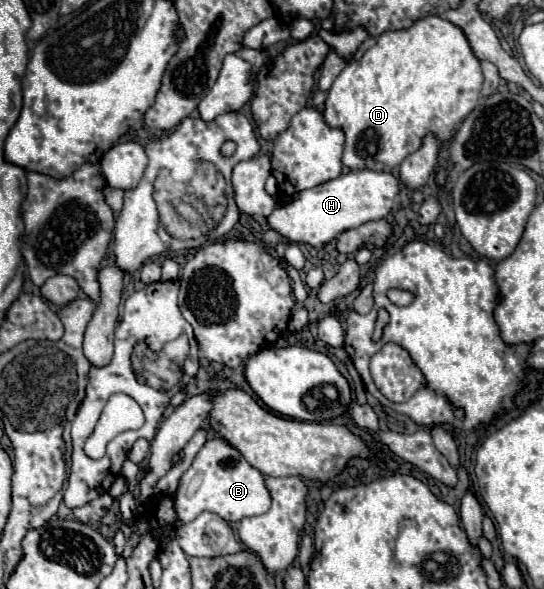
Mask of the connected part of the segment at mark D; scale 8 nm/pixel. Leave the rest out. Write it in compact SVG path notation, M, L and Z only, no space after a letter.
M425 16L401 32L385 32L361 60L351 62L329 88L323 118L329 128L345 132L343 166L349 170L391 170L421 146L425 134L433 132L441 142L451 140L455 128L477 106L483 84L481 64L473 56L465 34L441 16Z

